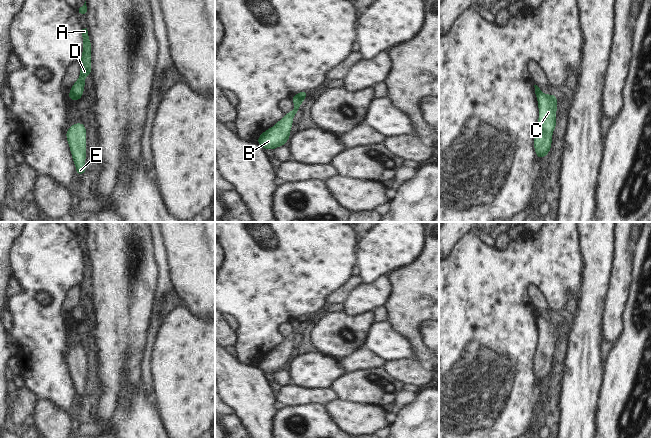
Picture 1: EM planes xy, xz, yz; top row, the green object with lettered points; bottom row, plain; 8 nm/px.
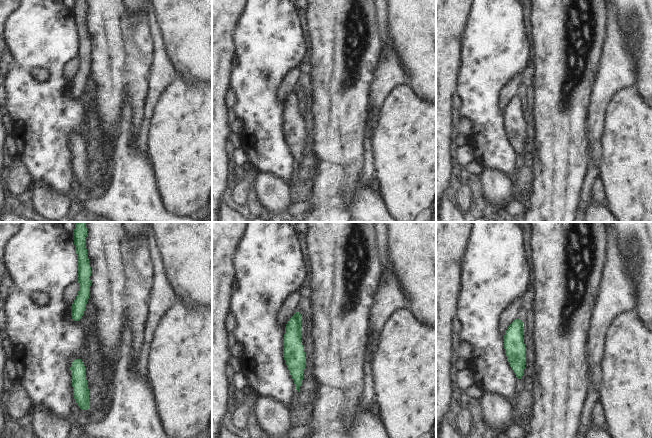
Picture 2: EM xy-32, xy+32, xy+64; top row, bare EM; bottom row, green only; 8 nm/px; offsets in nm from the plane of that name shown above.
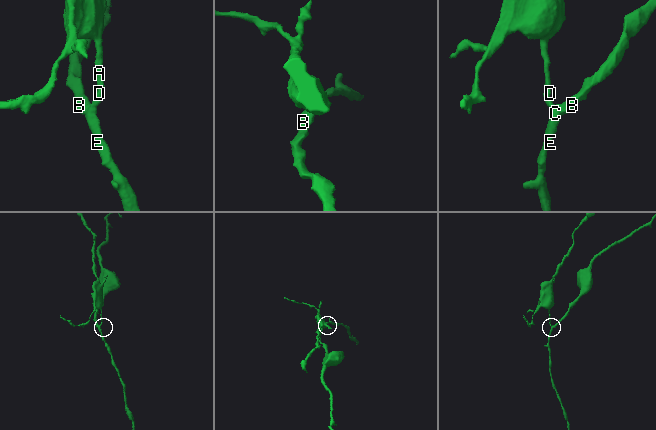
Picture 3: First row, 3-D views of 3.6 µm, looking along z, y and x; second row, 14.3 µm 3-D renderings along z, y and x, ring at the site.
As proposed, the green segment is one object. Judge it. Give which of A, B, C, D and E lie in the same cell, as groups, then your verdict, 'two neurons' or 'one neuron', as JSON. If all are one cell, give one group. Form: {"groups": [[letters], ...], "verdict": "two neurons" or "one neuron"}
{"groups": [["A", "D"], ["B", "C", "E"]], "verdict": "two neurons"}

